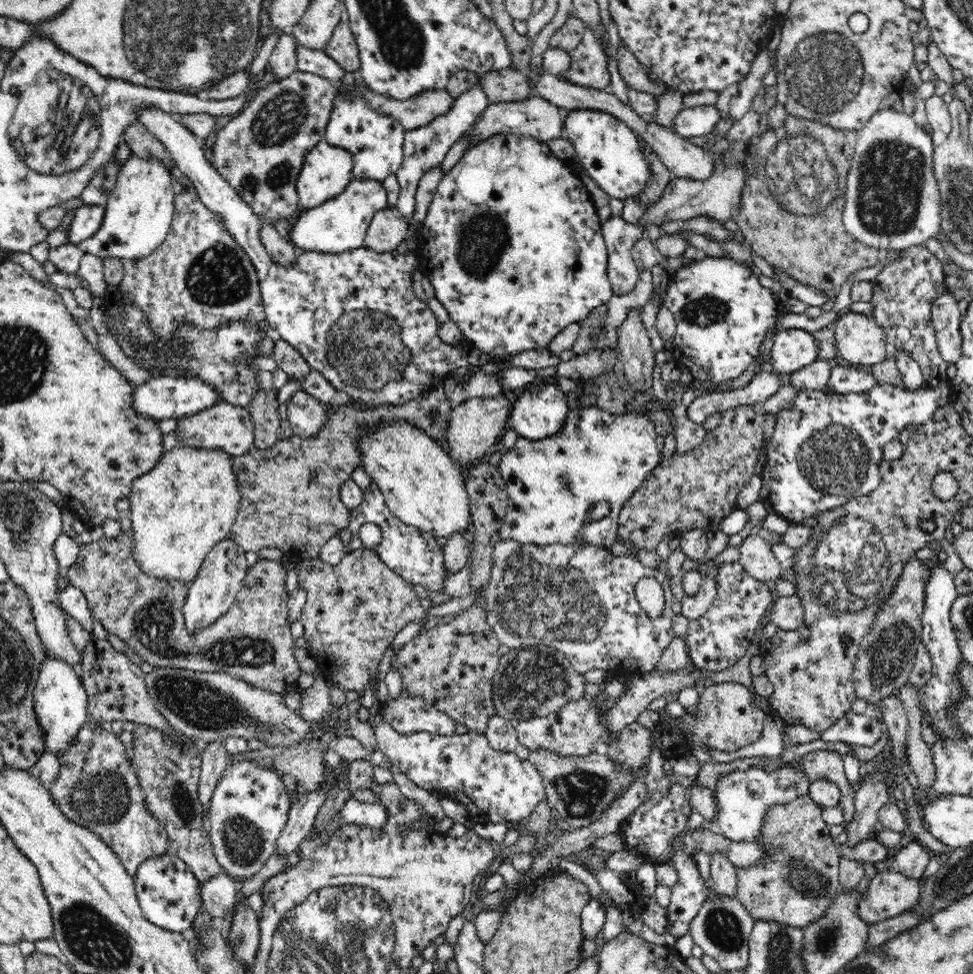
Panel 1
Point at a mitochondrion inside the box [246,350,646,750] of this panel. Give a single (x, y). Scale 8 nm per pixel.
(570, 612)

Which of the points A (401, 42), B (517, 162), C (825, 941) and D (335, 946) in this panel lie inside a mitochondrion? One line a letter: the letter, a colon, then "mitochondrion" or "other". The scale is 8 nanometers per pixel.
A: mitochondrion
B: other
C: mitochondrion
D: mitochondrion

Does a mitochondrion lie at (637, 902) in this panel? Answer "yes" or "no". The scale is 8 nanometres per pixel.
no

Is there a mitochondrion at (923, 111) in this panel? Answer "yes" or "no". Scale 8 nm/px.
no

